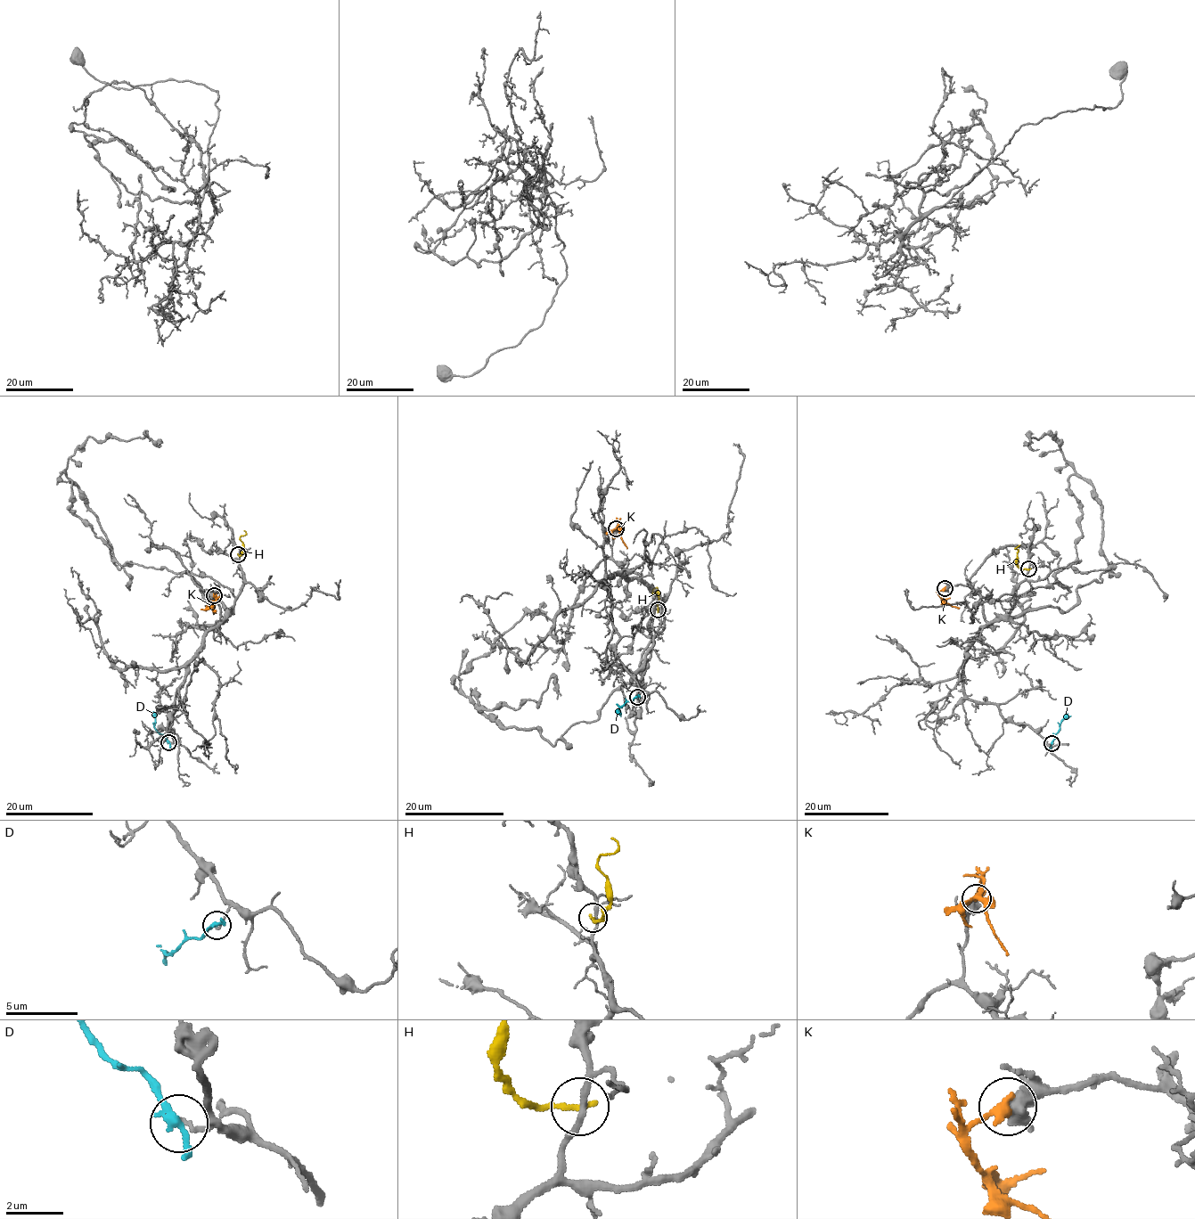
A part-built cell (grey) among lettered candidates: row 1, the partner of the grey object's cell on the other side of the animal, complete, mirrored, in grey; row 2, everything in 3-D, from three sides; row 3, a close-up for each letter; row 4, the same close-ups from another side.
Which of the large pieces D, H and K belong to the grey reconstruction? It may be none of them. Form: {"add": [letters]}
{"add": []}

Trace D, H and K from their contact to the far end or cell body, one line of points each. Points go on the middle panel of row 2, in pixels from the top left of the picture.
D: (636, 697), (618, 706), (620, 715)
H: (658, 609), (659, 593), (652, 593), (655, 587), (655, 593)
K: (616, 529), (617, 522), (619, 535), (626, 549)

